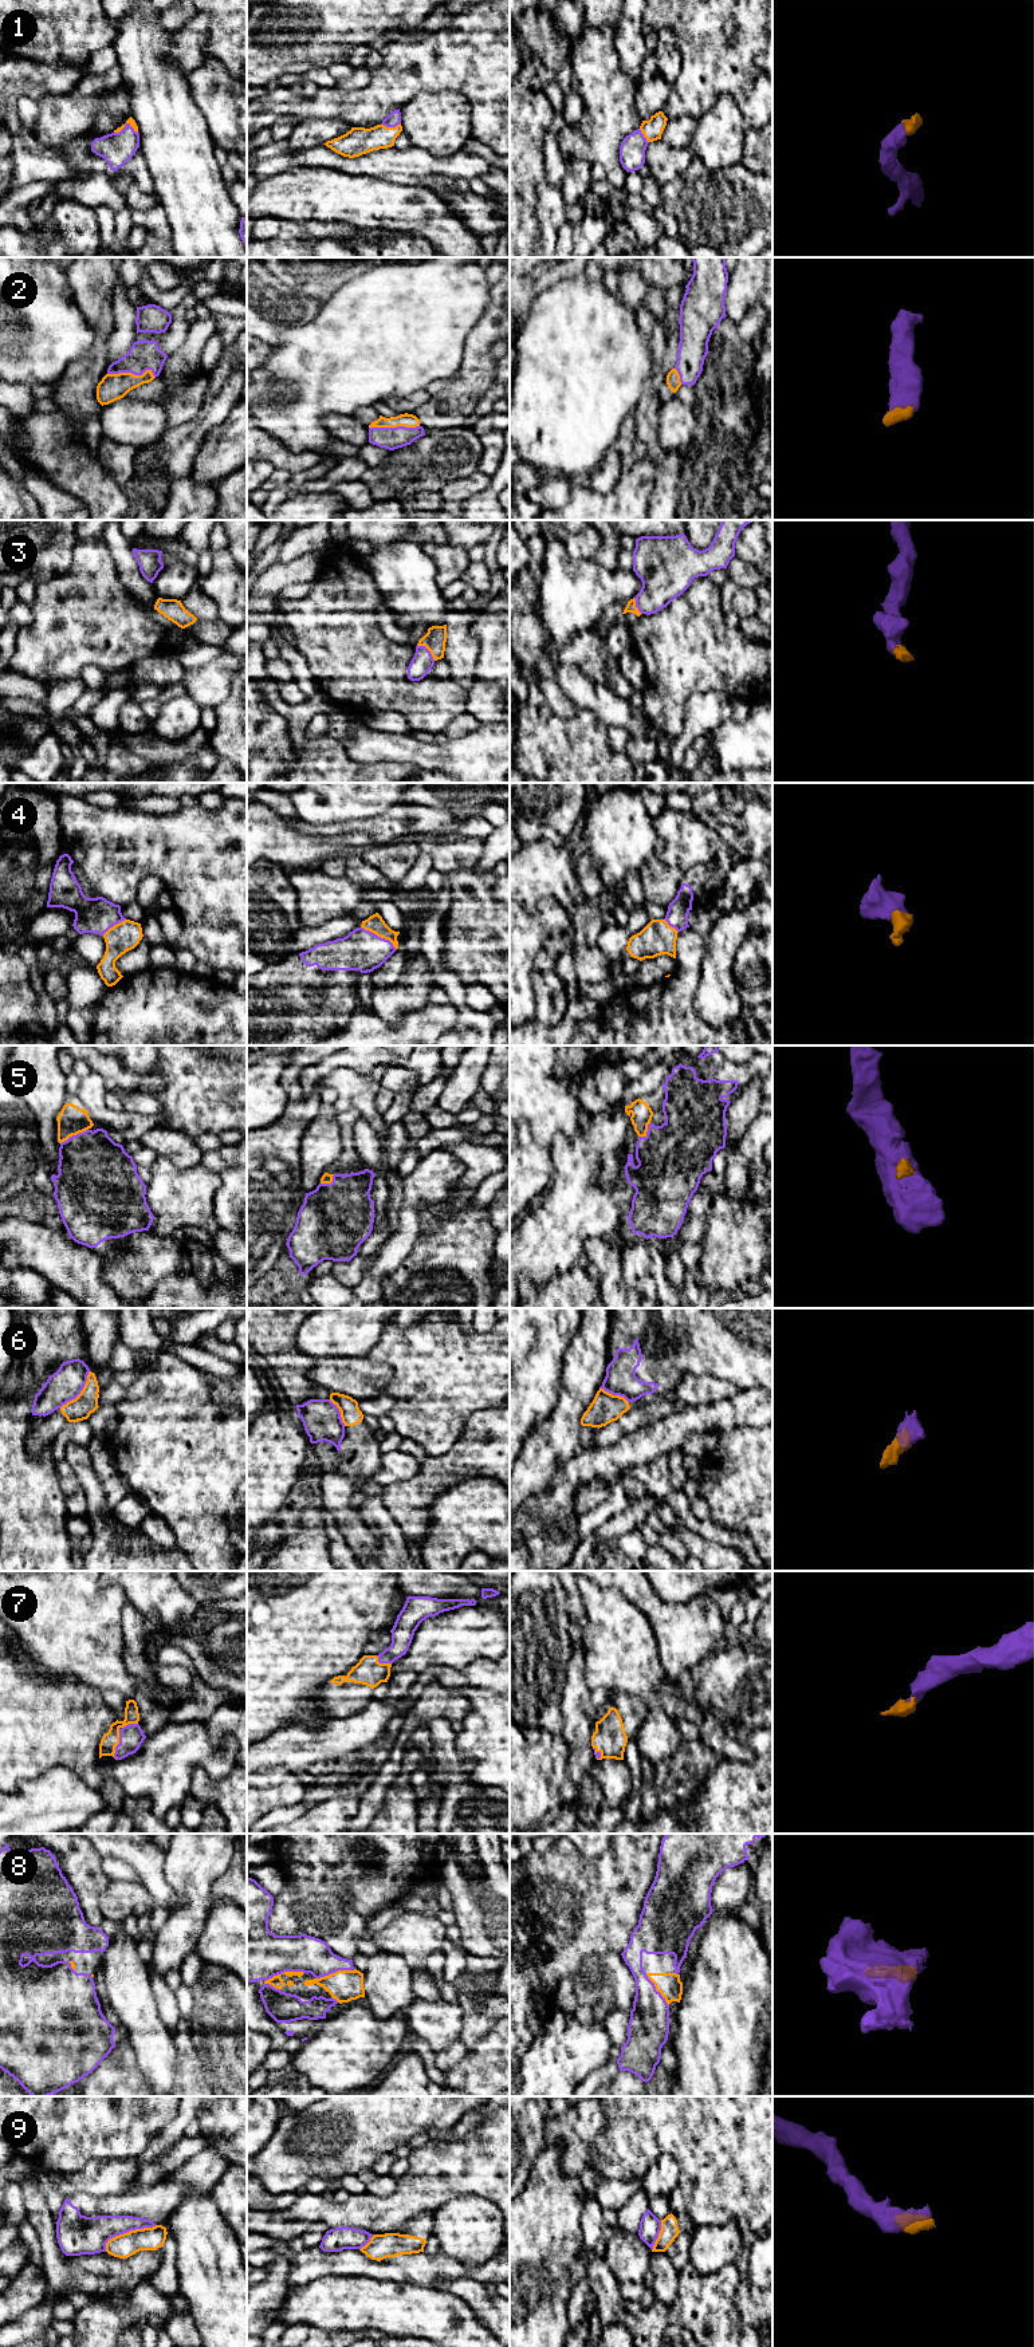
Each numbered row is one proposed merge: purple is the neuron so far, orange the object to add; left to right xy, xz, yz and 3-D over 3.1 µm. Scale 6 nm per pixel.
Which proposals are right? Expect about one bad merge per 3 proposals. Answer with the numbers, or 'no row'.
1, 2, 3, 4, 5, 7, 8

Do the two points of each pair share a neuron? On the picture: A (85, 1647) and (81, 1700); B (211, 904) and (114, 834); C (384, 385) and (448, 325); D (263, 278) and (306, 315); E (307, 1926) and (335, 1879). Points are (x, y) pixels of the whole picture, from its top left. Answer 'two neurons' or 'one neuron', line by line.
A: two neurons
B: one neuron
C: one neuron
D: one neuron
E: two neurons

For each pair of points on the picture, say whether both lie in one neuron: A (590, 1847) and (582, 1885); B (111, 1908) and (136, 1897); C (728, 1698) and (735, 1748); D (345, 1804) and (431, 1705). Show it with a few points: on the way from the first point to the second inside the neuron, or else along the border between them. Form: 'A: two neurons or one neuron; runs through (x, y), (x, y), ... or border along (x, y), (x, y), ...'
A: two neurons; border along (574, 1847), (588, 1859), (596, 1858), (609, 1847)
B: one neuron; runs through (117, 1902), (122, 1897), (130, 1897)
C: one neuron; runs through (742, 1705), (742, 1735)
D: two neurons; border along (360, 1798), (360, 1810), (348, 1819)

